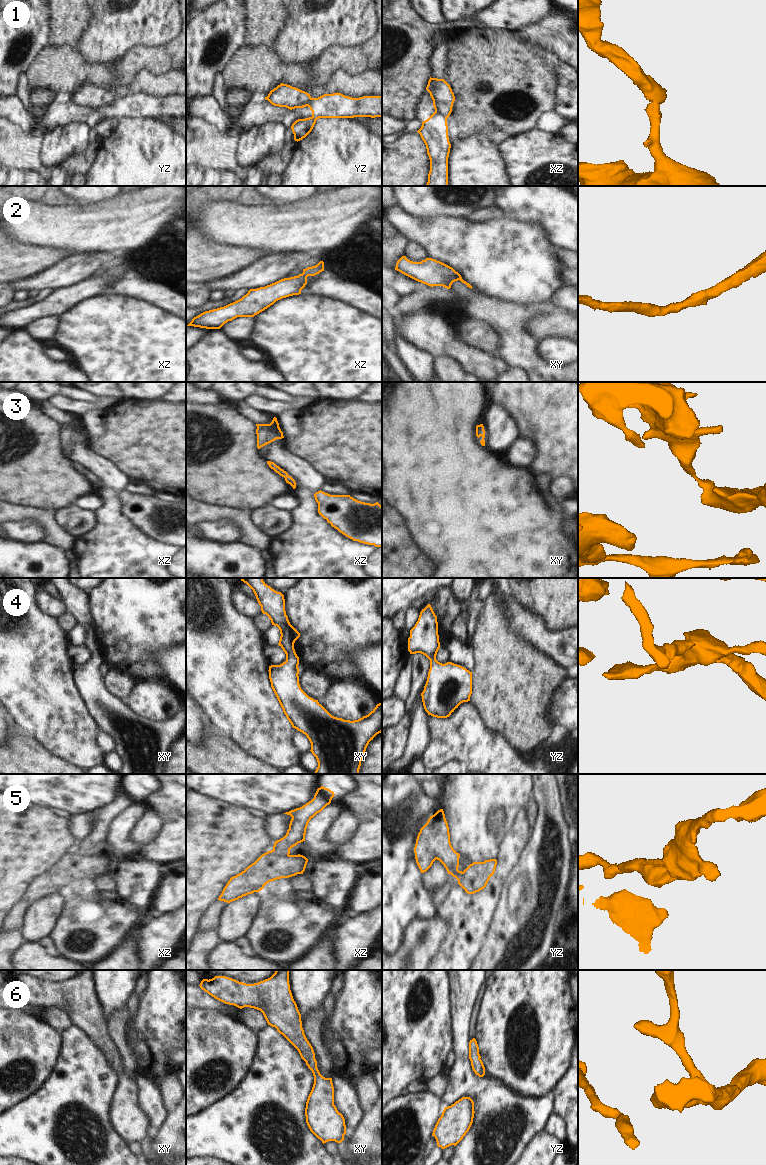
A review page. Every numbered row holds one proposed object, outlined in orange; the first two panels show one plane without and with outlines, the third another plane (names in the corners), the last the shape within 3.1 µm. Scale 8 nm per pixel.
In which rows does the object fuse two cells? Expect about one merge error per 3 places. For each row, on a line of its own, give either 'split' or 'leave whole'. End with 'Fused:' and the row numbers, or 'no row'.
1: split
2: leave whole
3: leave whole
4: leave whole
5: split
6: leave whole
Fused: 1, 5

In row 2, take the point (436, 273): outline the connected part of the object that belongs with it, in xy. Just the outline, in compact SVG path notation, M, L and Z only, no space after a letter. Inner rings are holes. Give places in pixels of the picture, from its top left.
M402 256L397 261L395 270L431 287L443 286L450 289L453 282L460 280L472 289L472 286L464 281L452 267L432 258L413 262L408 260L406 256Z

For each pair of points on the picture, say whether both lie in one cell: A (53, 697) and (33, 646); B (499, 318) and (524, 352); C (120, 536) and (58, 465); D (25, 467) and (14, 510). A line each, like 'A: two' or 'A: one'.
A: one
B: one
C: two
D: two

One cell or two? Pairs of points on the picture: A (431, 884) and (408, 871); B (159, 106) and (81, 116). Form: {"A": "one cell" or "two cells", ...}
{"A": "two cells", "B": "one cell"}

